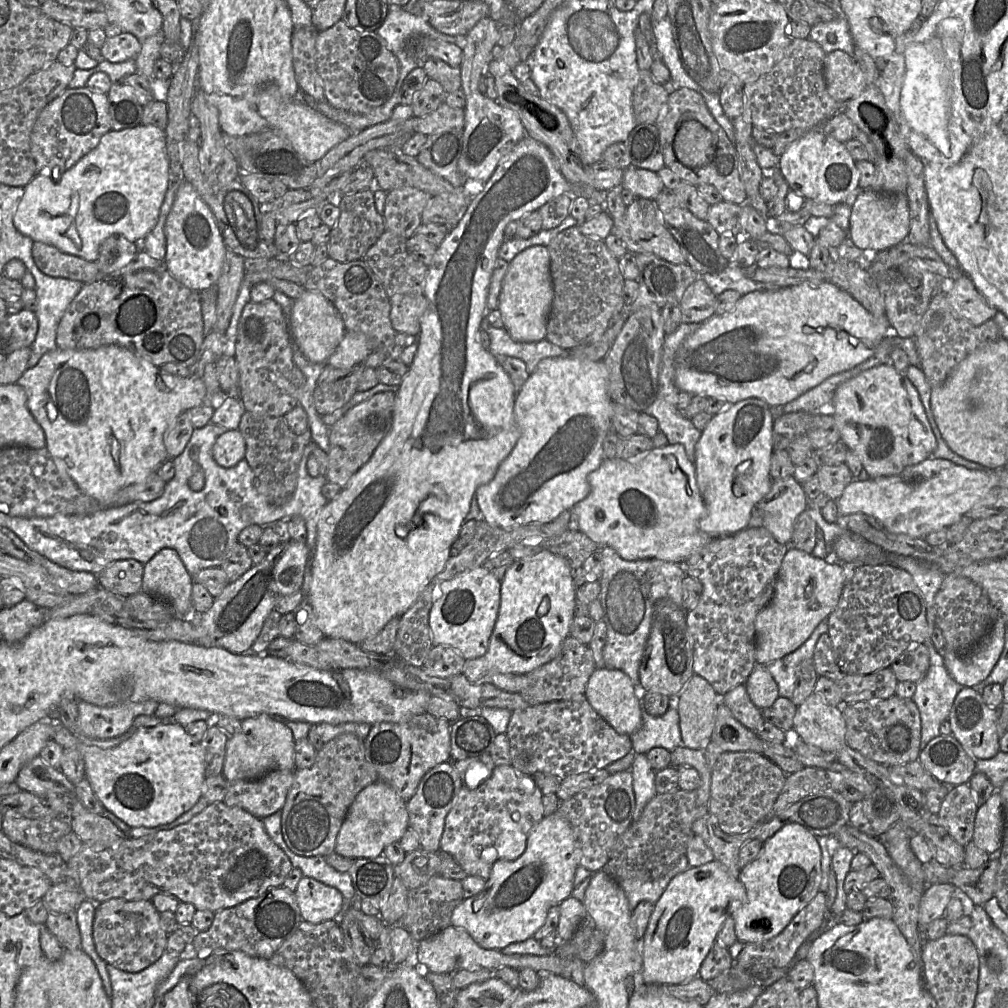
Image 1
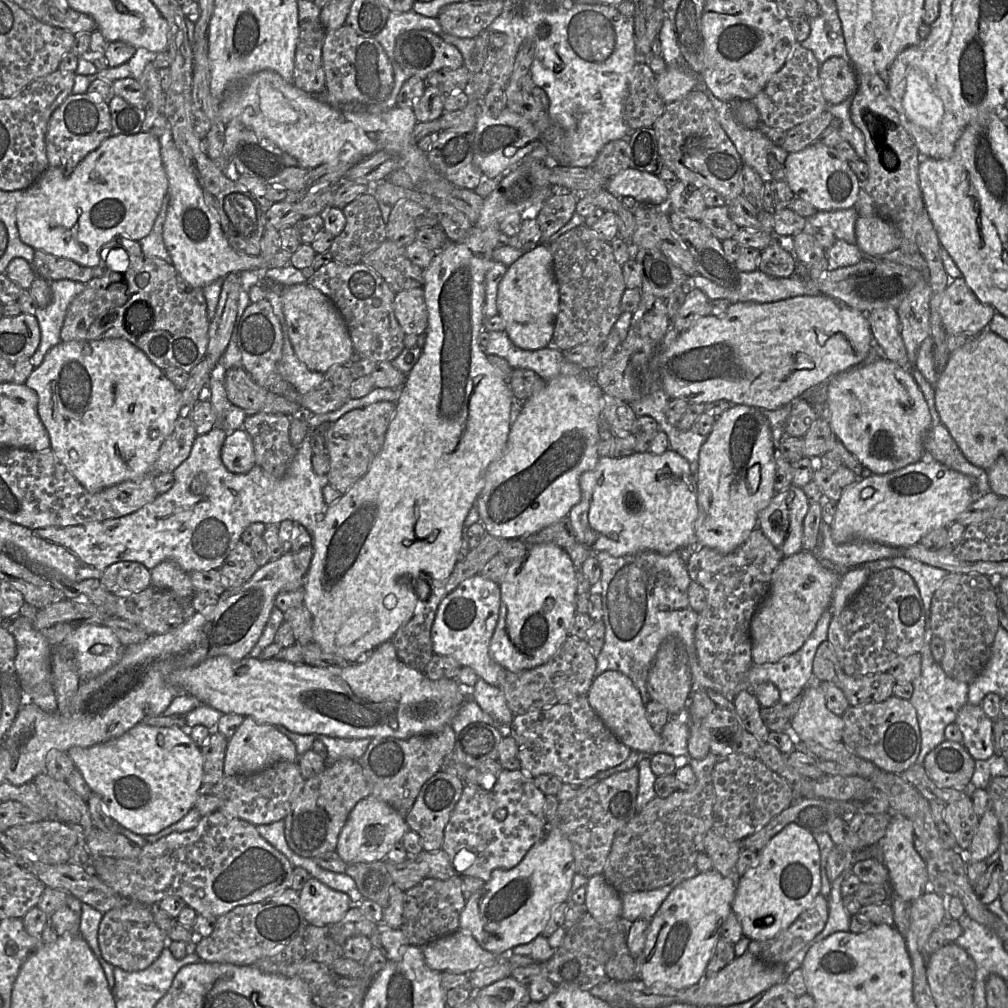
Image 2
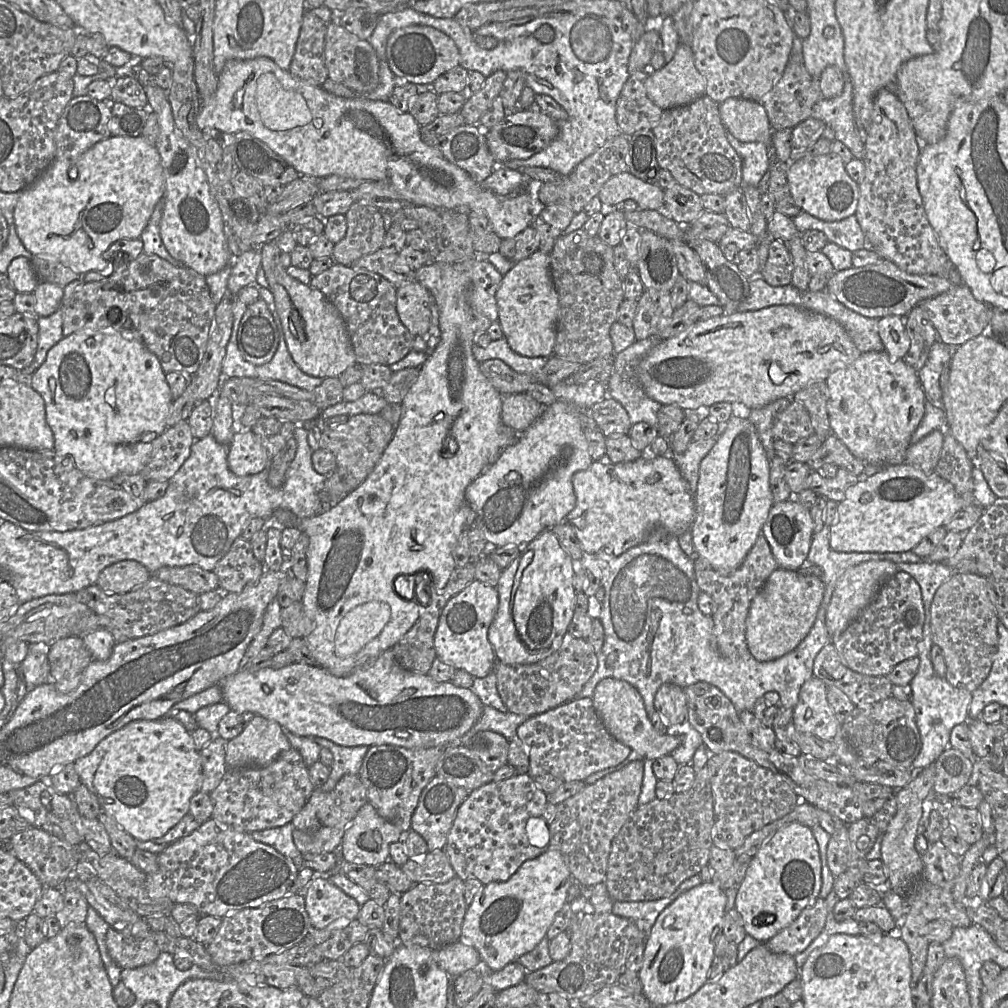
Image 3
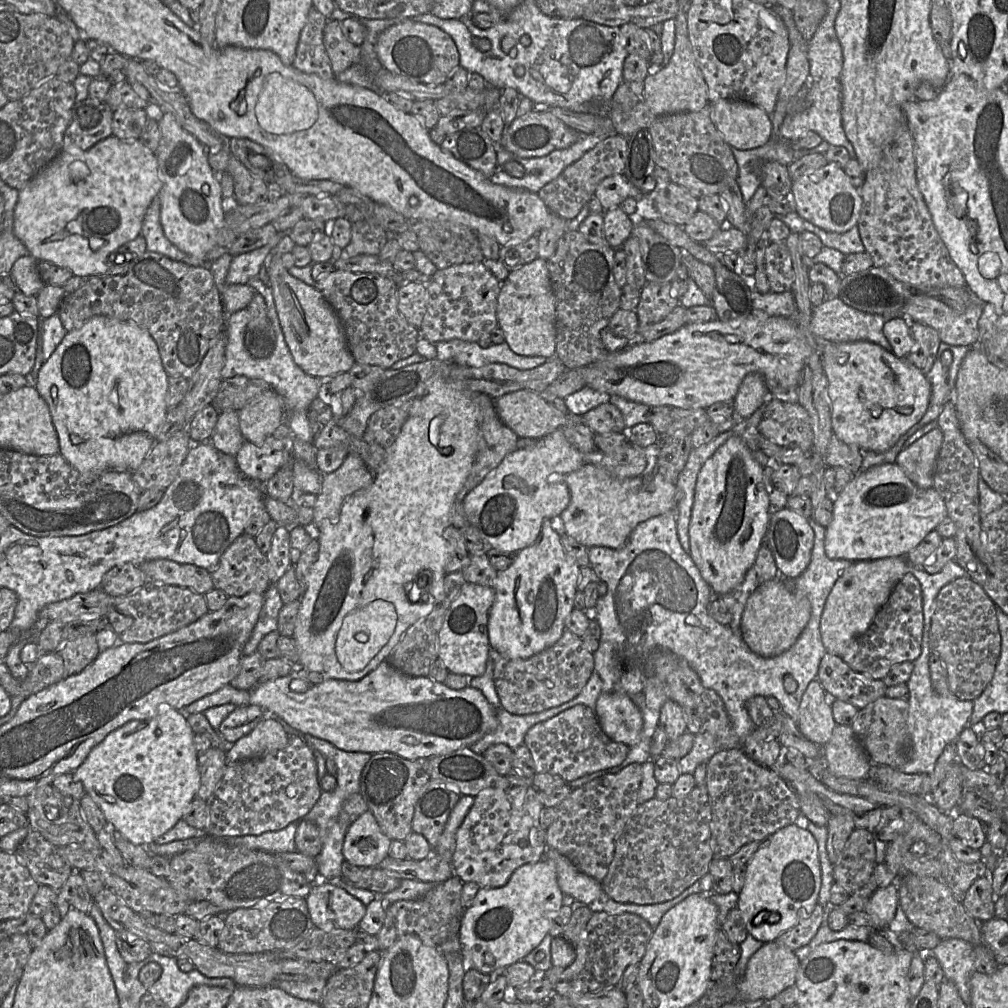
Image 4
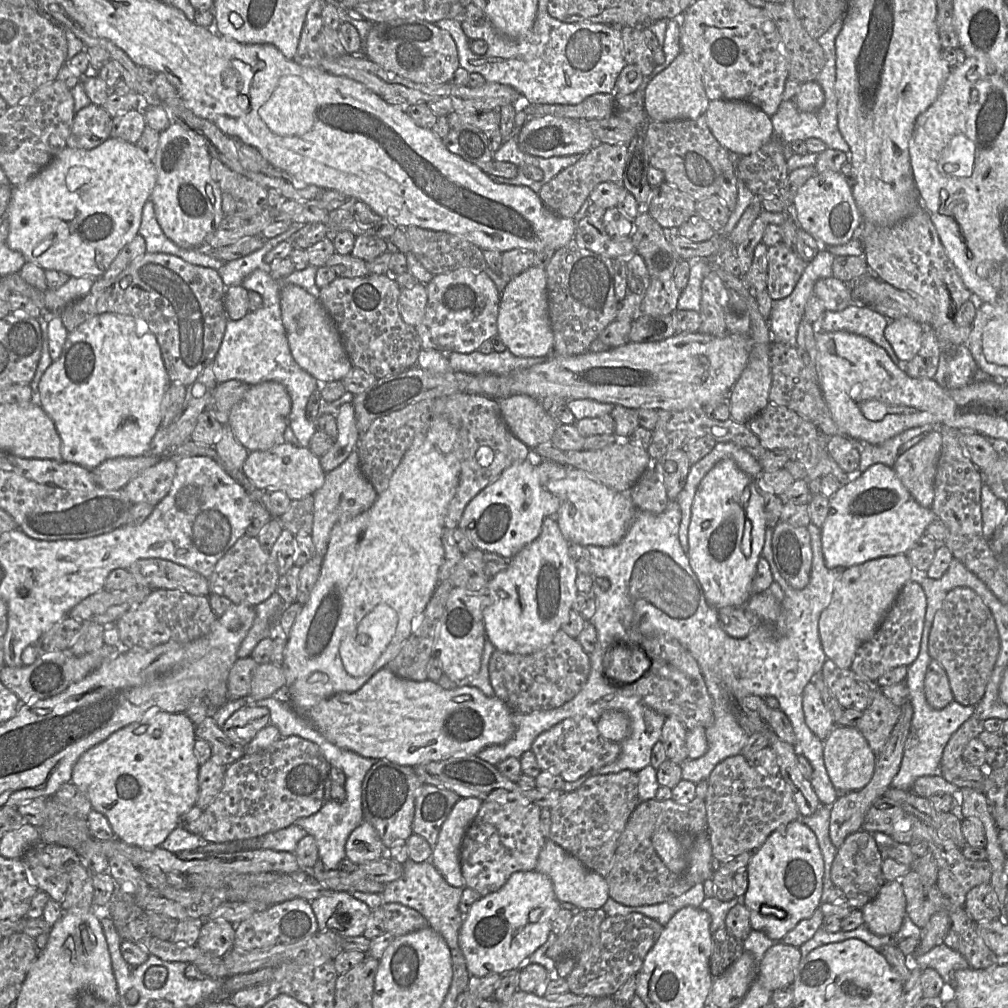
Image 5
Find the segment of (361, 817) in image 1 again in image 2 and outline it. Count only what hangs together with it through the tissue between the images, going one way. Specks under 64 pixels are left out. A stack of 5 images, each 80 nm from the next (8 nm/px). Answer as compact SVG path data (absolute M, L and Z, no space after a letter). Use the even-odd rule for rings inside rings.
M373 795L360 800L341 830L335 852L347 864L385 860L391 847L402 841L409 830L405 817Z

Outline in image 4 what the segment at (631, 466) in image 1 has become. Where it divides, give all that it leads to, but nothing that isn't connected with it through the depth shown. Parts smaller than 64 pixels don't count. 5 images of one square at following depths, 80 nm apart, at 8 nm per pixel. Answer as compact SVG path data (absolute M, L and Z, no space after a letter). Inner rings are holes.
M657 443L644 449L648 463L640 476L618 479L604 468L587 463L565 477L570 503L560 514L563 533L587 548L604 546L618 549L627 542L639 523L675 510L677 486L666 481L657 471Z

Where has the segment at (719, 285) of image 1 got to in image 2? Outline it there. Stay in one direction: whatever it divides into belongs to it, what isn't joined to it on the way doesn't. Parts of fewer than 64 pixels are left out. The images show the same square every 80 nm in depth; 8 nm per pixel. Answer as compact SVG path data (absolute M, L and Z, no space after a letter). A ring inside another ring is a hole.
M759 269L752 272L740 272L739 273L739 284L737 288L724 288L721 287L709 279L703 277L699 273L688 277L685 287L697 288L701 290L709 300L715 299L727 299L730 304L735 302L752 302L758 304L777 302L788 298L797 296L813 296L821 294L817 286L812 283L812 280L808 277L802 277L796 273L795 275L788 278L777 278L769 276Z

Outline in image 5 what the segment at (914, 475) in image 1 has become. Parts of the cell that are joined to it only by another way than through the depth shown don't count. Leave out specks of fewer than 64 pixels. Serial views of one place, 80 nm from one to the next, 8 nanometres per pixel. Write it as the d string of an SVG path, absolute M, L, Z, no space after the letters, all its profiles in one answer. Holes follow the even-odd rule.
M876 463L870 466L867 470L862 472L858 477L855 478L848 477L848 481L842 483L838 491L829 499L830 499L829 514L823 526L820 528L824 562L826 567L829 569L836 567L849 568L880 557L895 556L898 554L907 554L917 544L918 540L924 535L927 526L936 519L936 515L934 514L931 508L924 508L916 502L916 500L912 497L912 495L903 485L901 480L898 478L894 469L881 463Z

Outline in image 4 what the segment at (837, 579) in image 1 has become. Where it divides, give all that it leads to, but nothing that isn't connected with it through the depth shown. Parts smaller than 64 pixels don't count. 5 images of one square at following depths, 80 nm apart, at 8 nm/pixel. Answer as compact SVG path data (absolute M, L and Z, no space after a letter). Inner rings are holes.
M781 579L760 585L749 597L741 621L741 636L748 647L764 658L778 656L788 650L806 627L811 603L803 592L793 591Z

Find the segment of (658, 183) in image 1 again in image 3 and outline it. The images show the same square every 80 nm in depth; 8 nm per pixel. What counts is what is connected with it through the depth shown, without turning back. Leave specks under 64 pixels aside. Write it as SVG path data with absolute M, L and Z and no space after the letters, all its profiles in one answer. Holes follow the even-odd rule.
M628 171L610 177L601 187L598 198L606 209L632 199L640 209L663 210L664 189L657 183L647 183Z

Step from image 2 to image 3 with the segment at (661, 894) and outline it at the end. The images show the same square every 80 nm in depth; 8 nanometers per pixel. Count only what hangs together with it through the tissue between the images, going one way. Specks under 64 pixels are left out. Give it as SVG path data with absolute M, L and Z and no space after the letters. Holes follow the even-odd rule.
M701 876L685 880L668 897L651 901L614 901L612 913L633 920L646 934L647 938L660 913L683 892L703 883Z

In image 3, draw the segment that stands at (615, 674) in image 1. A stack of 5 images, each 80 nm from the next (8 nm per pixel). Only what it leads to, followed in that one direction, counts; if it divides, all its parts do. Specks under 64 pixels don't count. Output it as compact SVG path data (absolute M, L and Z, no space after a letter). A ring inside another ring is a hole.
M615 678L601 680L591 697L593 706L609 733L644 759L657 759L671 753L681 744L678 735L659 733L655 730L637 689L626 681Z

